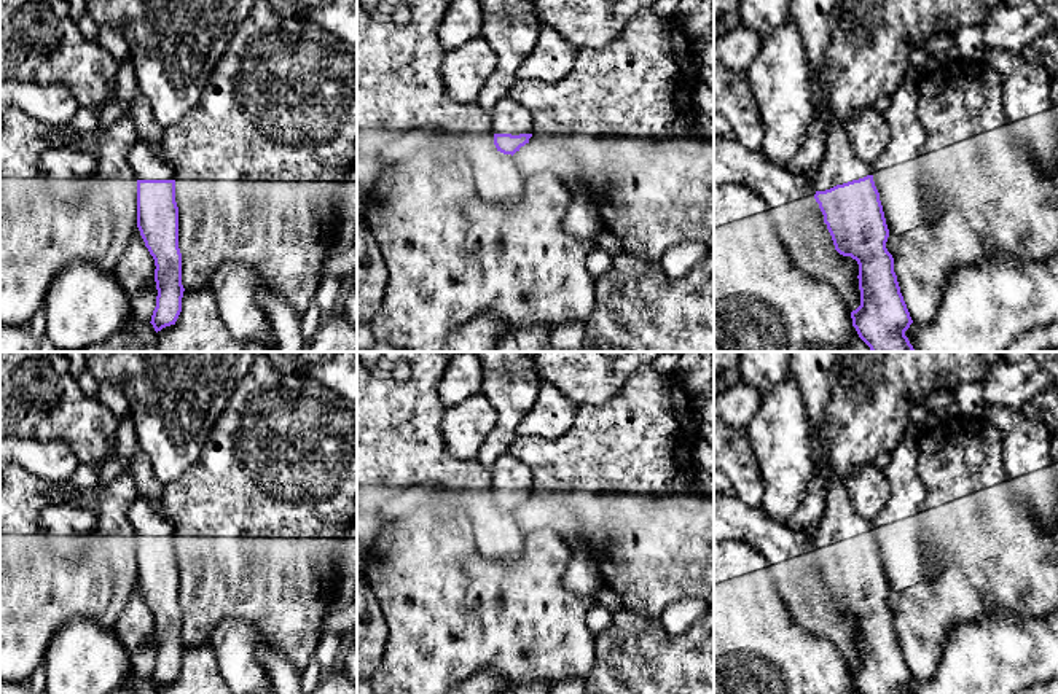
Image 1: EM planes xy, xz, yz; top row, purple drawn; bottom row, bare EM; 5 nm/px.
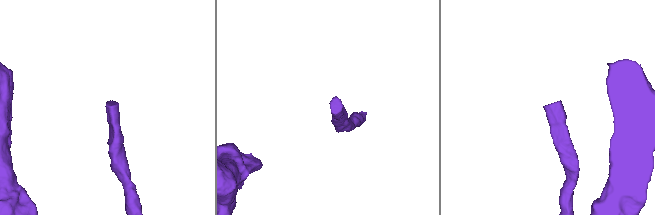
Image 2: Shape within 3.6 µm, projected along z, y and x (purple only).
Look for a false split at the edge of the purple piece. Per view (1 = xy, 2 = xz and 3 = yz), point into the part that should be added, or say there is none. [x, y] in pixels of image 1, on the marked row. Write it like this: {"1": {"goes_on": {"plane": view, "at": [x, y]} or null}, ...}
{"1": {"goes_on": {"plane": "xy", "at": [144, 161]}}, "2": {"goes_on": {"plane": "xz", "at": [507, 116]}}, "3": {"goes_on": {"plane": "yz", "at": [840, 164]}}}

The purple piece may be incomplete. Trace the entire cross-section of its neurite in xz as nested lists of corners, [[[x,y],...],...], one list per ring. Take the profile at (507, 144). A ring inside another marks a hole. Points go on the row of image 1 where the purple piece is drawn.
[[[513,97],[500,99],[491,110],[491,132],[497,151],[515,154],[532,137],[532,116]]]

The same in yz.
[[[830,123],[825,134],[825,153],[816,170],[814,199],[824,215],[835,250],[859,264],[860,306],[851,312],[852,326],[872,352],[915,352],[905,331],[913,323],[897,275],[894,258],[886,248],[889,229],[880,193],[873,181],[873,169],[854,151],[846,127]]]

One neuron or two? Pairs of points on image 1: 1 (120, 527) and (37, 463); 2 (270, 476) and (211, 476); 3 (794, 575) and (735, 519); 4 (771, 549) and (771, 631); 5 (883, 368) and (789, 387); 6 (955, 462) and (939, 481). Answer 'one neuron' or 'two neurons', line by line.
1: two neurons
2: one neuron
3: one neuron
4: two neurons
5: two neurons
6: one neuron

